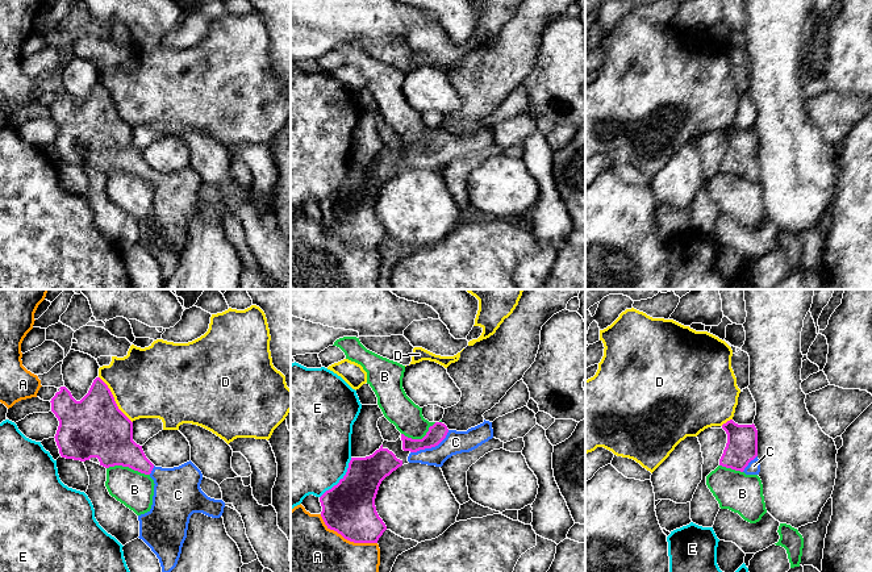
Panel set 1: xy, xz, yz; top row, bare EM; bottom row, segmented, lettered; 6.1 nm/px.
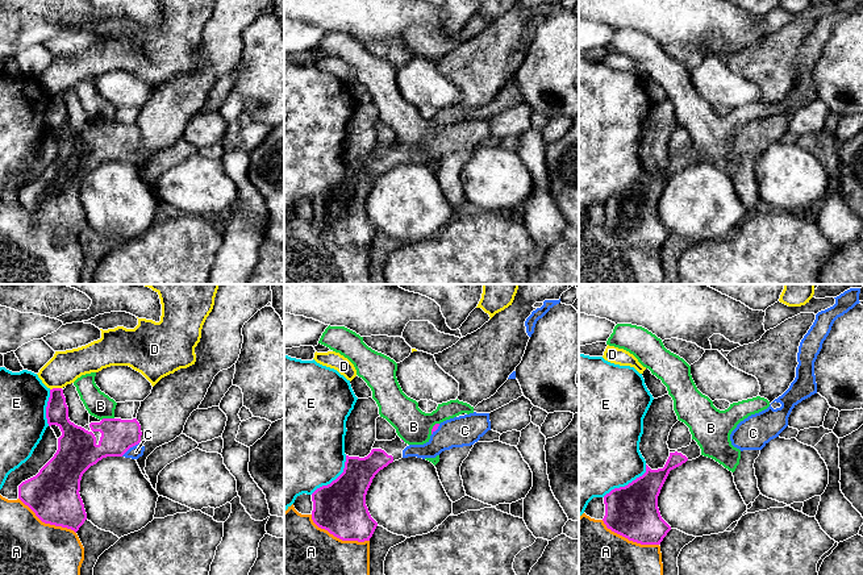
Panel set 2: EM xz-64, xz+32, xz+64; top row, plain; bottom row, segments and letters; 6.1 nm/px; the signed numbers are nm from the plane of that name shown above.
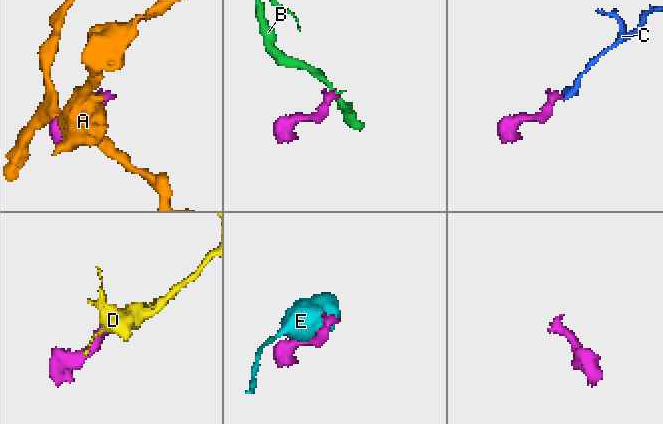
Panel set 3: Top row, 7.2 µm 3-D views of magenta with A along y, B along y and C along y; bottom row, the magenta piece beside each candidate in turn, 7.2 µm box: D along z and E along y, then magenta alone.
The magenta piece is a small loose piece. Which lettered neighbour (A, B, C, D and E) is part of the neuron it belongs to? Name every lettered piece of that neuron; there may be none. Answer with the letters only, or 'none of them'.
C

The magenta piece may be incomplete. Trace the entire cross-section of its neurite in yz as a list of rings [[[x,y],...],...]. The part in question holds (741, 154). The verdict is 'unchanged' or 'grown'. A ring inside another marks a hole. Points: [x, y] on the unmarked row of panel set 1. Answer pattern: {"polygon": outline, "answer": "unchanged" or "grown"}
{"polygon": [[[733,125],[722,130],[727,139],[727,149],[719,164],[719,171],[759,180],[760,168],[758,164],[758,135],[755,130],[738,130]]], "answer": "grown"}

